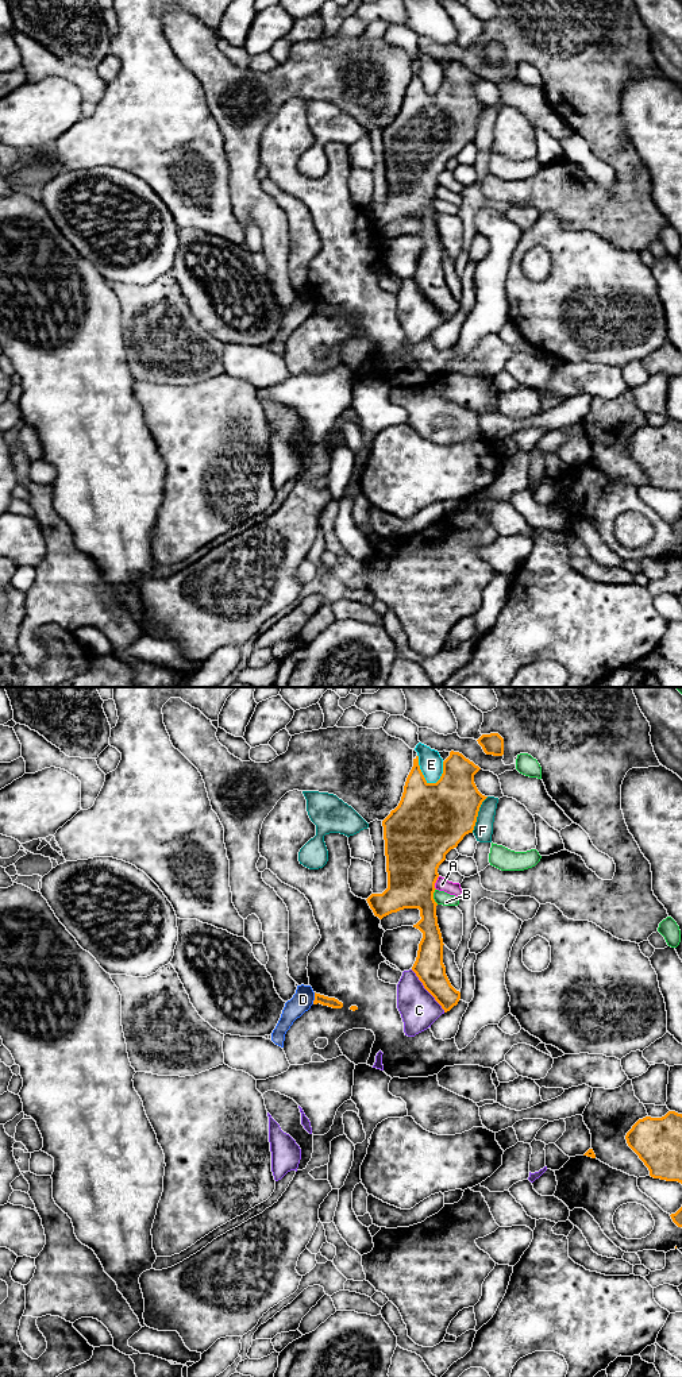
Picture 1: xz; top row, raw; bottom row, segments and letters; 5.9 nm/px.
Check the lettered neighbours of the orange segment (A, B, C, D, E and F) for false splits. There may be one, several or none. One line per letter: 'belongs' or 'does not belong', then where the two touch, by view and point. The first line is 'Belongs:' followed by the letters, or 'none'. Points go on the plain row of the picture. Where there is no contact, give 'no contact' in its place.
Belongs: none
A: does not belong | xz (435, 191)
B: does not belong | xz (432, 205)
C: does not belong | xz (427, 299)
D: does not belong | xz (315, 307)
E: does not belong | xz (422, 81)
F: does not belong | xz (477, 123)

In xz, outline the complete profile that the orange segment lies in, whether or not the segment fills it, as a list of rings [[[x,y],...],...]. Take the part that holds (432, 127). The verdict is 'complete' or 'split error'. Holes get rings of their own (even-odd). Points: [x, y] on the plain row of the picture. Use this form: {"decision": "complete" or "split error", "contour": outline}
{"decision": "complete", "contour": [[[451,59],[443,70],[440,88],[436,92],[428,92],[420,78],[419,65],[413,68],[401,109],[382,130],[388,197],[382,202],[371,202],[366,208],[379,228],[404,217],[420,219],[421,228],[413,236],[423,242],[423,247],[412,279],[444,321],[458,313],[461,301],[451,294],[443,273],[444,252],[436,225],[435,192],[439,186],[438,177],[446,169],[446,163],[456,157],[466,143],[473,142],[479,116],[488,107],[478,100],[474,92],[474,84],[479,78],[462,62]]]}

